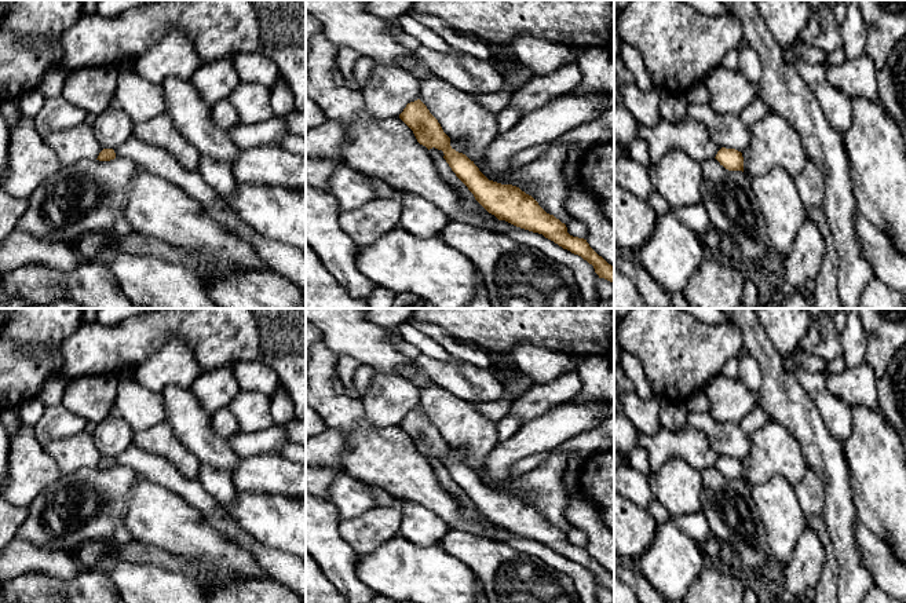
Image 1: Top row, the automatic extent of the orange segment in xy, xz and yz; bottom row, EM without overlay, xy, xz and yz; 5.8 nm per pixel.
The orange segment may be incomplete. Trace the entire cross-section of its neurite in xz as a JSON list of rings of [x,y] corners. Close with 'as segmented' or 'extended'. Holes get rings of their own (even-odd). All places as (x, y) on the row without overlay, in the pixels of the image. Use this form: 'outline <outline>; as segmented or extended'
outline [[[420,408],[408,412],[399,427],[413,439],[420,453],[428,458],[435,456],[443,460],[452,479],[489,522],[498,529],[542,542],[592,573],[599,586],[614,592],[614,575],[599,564],[587,548],[570,544],[566,533],[547,522],[531,504],[516,494],[489,489],[474,469],[456,460],[450,454],[450,446]]]; as segmented

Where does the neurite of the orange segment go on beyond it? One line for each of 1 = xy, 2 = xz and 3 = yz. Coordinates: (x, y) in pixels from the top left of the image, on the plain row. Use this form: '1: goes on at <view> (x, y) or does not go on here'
1: does not go on here
2: does not go on here
3: does not go on here

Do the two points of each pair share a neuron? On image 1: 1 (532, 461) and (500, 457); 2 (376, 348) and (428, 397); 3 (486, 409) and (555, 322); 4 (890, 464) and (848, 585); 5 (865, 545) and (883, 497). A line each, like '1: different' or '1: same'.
1: different
2: different
3: different
4: different
5: different

